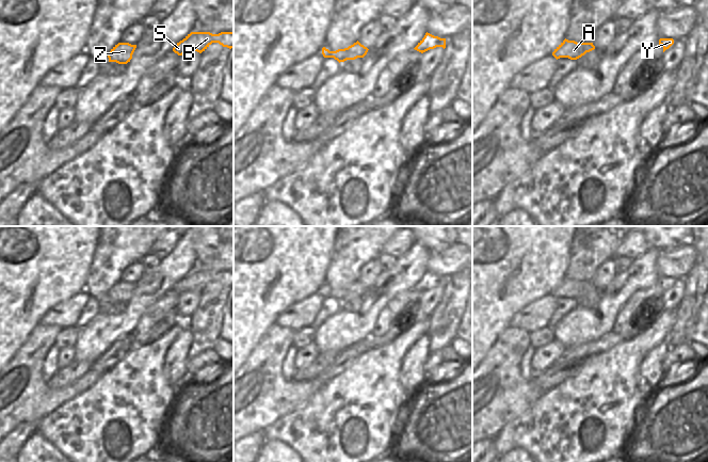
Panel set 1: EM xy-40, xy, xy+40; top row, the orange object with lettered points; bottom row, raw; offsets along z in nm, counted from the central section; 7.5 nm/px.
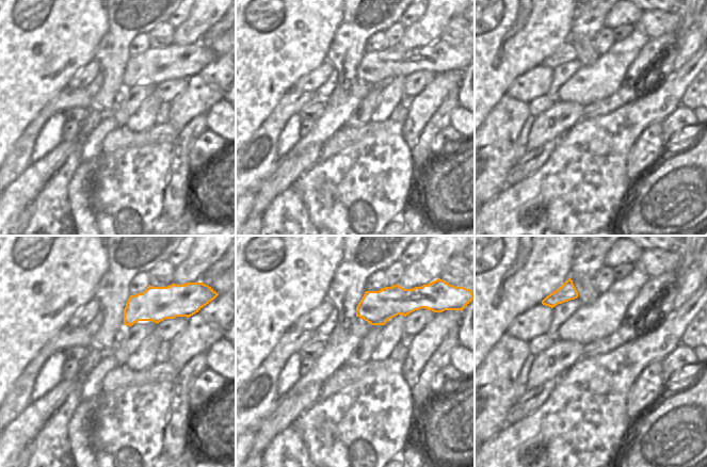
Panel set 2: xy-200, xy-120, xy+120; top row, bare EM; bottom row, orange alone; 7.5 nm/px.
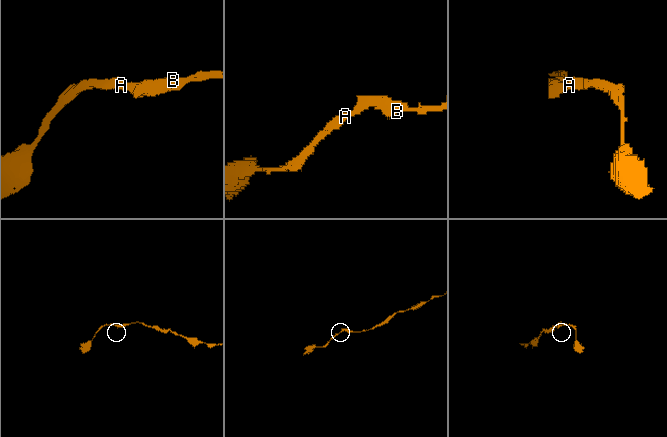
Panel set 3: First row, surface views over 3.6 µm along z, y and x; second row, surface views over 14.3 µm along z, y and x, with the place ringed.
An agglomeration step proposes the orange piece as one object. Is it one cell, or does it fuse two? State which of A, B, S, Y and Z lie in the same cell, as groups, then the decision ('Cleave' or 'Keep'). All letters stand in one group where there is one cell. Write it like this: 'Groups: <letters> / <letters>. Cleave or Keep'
Groups: A B S Y Z. Keep.

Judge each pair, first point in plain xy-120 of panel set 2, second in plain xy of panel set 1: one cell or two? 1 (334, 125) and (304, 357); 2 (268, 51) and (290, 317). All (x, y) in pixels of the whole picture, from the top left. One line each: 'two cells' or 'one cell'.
1: two cells
2: two cells

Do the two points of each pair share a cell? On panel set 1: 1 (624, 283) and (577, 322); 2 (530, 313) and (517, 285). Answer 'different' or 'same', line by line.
1: same
2: different

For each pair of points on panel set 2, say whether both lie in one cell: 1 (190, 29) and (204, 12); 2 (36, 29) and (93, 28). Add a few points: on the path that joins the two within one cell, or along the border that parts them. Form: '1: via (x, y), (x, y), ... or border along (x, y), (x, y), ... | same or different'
1: via (194, 25), (203, 16) | same
2: via (50, 29), (79, 28) | same

